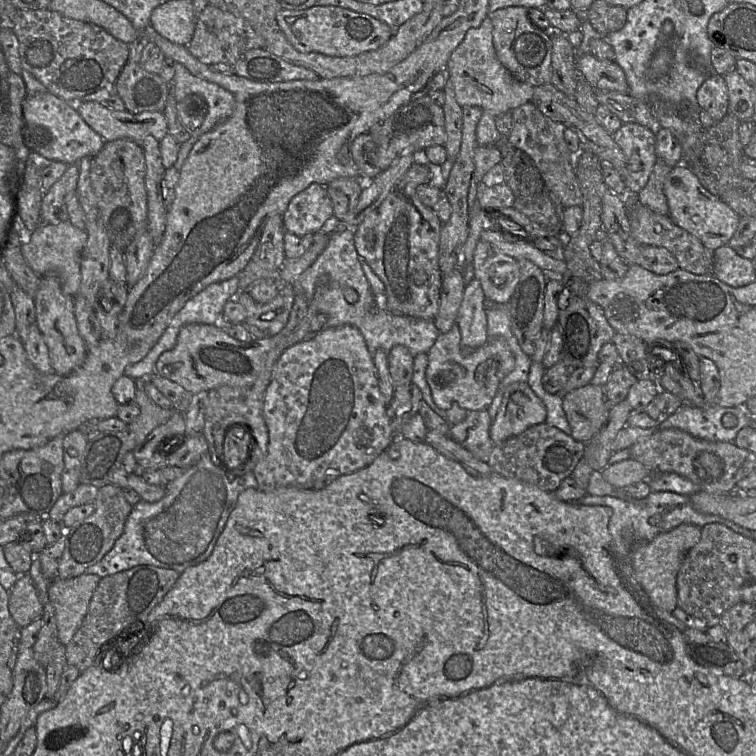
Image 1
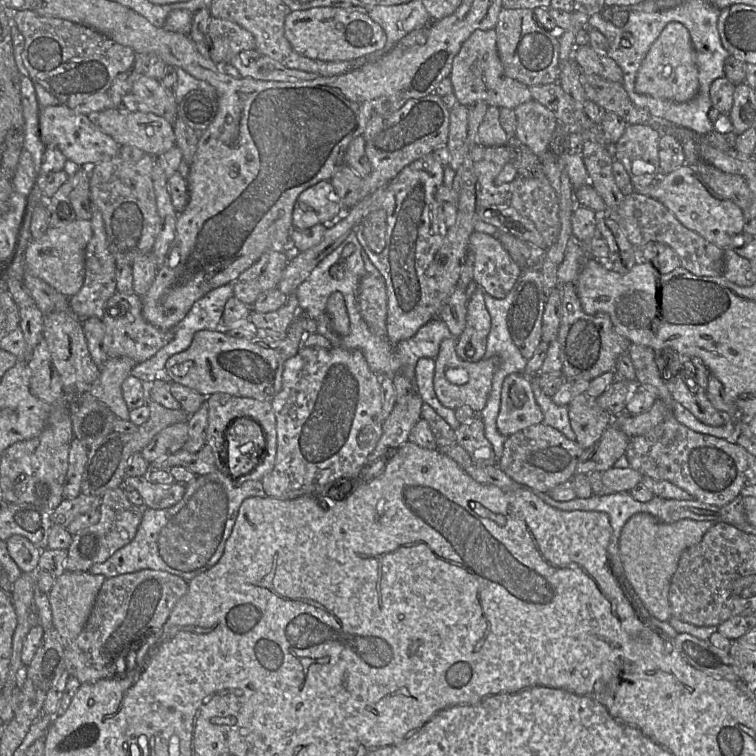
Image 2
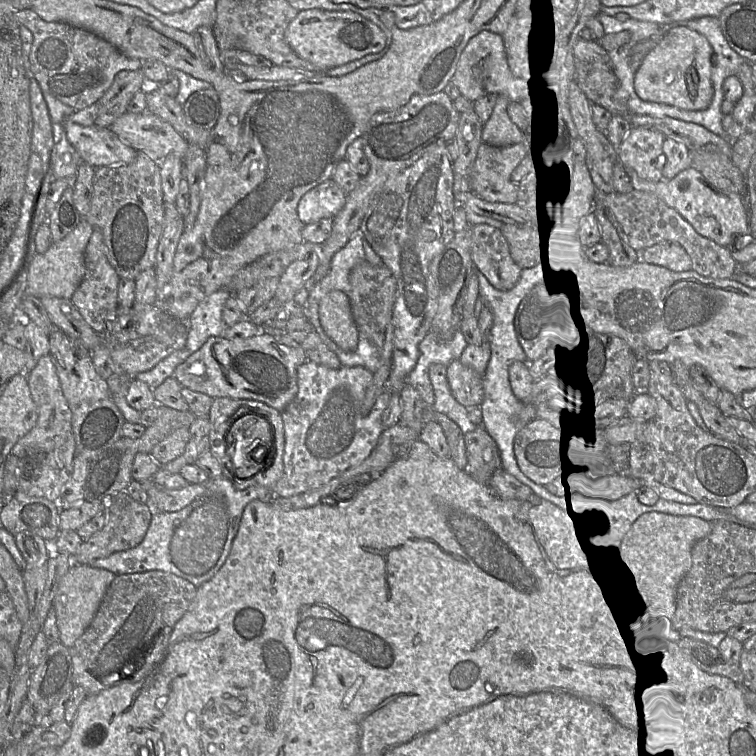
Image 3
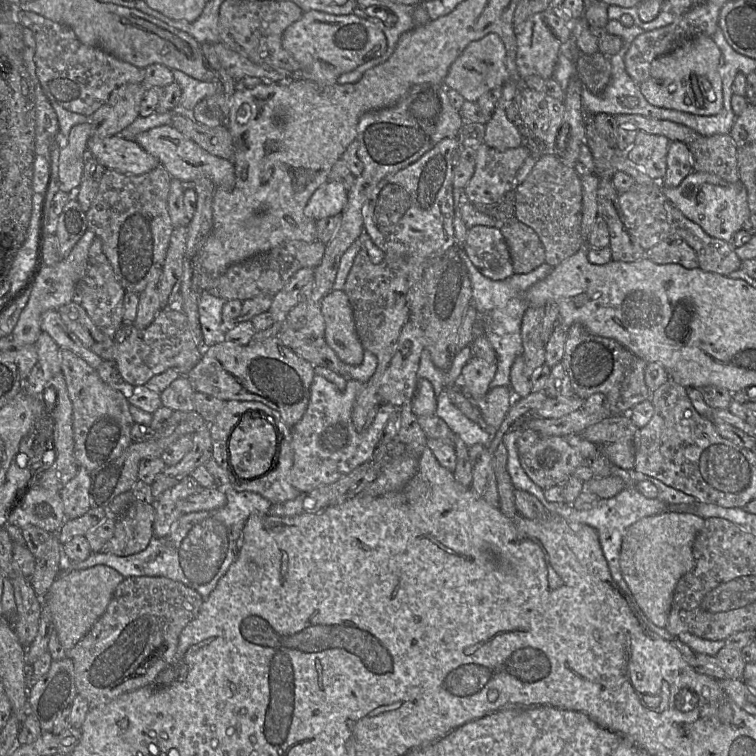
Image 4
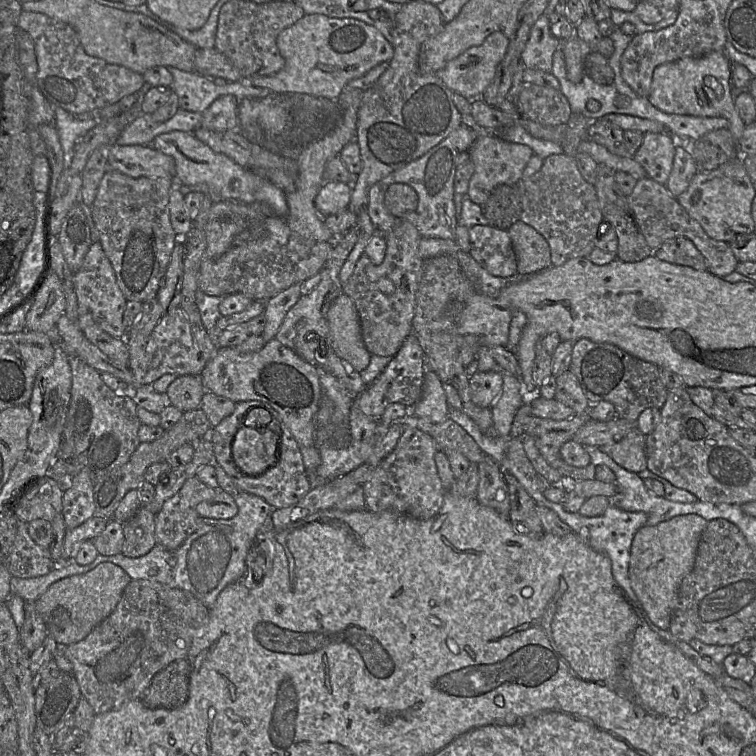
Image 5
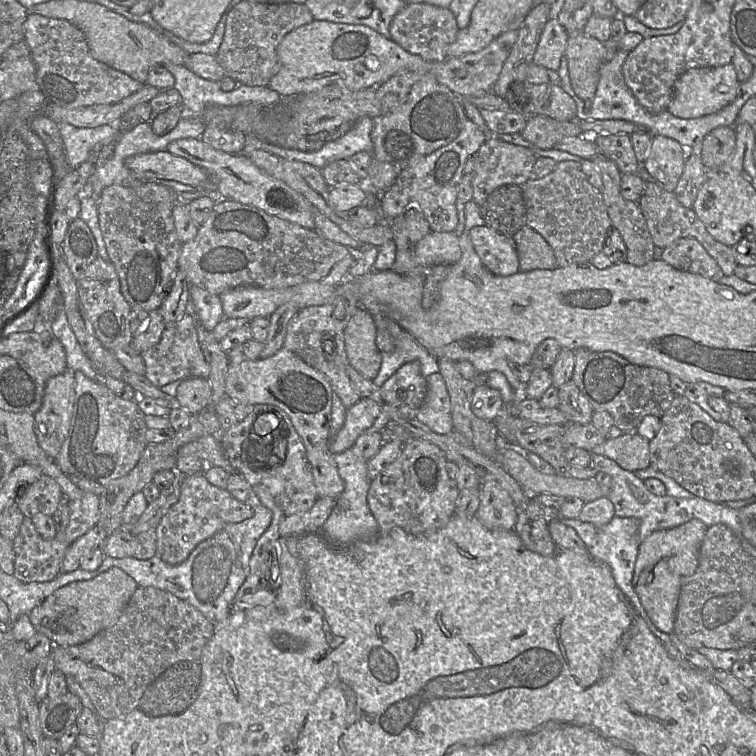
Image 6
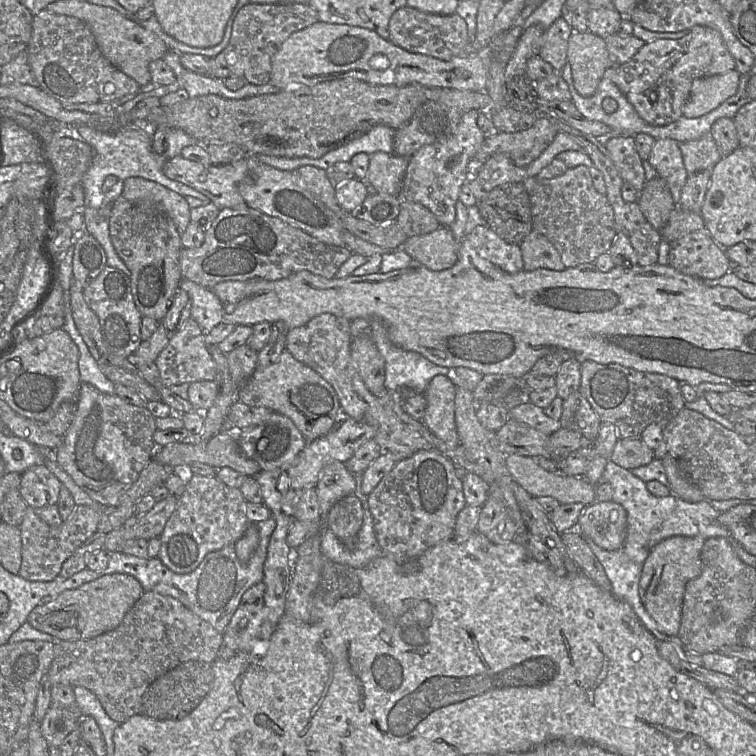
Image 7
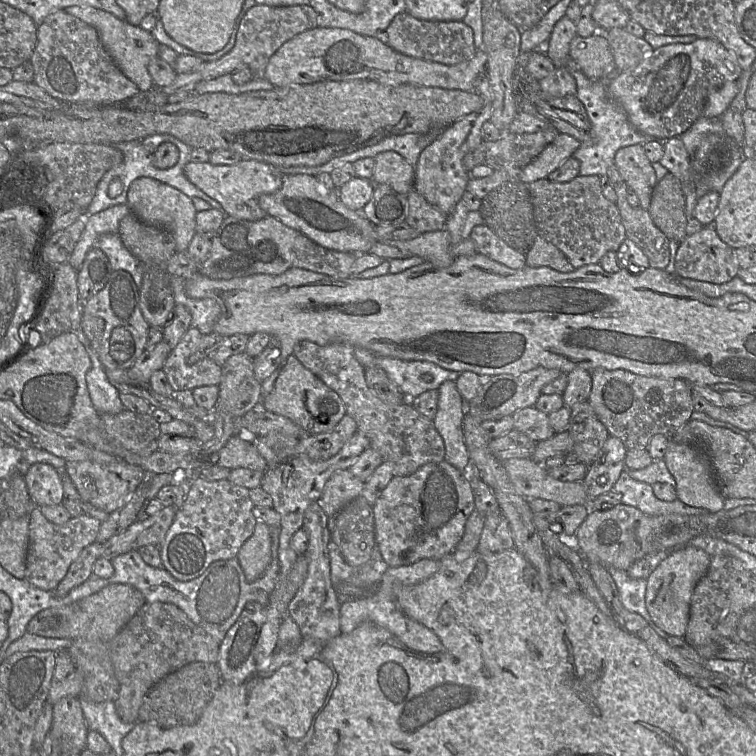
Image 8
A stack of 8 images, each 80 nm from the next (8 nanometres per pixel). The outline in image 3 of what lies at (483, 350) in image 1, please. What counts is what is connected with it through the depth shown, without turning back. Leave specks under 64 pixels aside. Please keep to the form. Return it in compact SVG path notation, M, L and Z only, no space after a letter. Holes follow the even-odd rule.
M457 359L446 366L446 379L452 396L460 405L468 410L480 408L484 399L483 376Z

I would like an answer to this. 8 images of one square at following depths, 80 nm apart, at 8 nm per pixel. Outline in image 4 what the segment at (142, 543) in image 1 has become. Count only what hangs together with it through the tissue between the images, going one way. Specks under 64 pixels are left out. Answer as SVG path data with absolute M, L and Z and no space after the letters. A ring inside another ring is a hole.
M230 487L222 490L226 497L227 503L224 507L205 510L199 512L190 512L181 516L171 526L171 530L167 536L153 536L147 548L139 553L130 556L118 556L115 554L107 554L102 552L92 552L91 555L84 561L79 563L64 562L61 573L71 570L83 570L97 565L106 565L117 570L122 576L127 577L166 577L185 584L186 586L196 590L206 599L215 589L218 581L224 576L230 565L236 560L242 532L245 523L251 514L268 514L271 507L271 502L254 492L238 492Z

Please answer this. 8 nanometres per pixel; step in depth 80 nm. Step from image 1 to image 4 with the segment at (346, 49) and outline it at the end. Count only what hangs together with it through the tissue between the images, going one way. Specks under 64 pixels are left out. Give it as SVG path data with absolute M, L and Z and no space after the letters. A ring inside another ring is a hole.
M311 10L304 12L300 19L286 28L282 36L282 46L299 62L299 77L330 85L336 83L342 74L354 70L372 58L382 56L387 49L387 39L382 30L373 23L356 15L334 15Z

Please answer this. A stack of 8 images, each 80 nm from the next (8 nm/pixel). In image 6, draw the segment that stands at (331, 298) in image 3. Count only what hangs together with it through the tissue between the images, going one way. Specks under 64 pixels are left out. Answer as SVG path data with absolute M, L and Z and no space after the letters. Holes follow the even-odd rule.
M355 307L344 330L345 348L352 367L372 381L381 367L382 355L376 346L375 322L368 311Z

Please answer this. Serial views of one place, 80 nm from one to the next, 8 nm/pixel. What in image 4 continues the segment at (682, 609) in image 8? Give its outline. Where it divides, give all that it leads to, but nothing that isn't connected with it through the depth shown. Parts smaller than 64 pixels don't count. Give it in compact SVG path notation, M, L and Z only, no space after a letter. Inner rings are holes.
M664 511L630 525L622 539L620 568L631 594L631 603L648 620L665 628L679 579L694 567L693 544L705 525L701 516Z

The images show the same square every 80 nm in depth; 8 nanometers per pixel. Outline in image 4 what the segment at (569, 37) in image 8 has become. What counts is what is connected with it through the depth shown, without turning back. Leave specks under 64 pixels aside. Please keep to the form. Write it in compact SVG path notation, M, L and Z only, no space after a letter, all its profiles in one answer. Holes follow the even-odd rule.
M541 13L529 16L515 29L516 36L516 64L520 79L536 75L542 78L553 77L559 54L562 52L562 43L547 27Z

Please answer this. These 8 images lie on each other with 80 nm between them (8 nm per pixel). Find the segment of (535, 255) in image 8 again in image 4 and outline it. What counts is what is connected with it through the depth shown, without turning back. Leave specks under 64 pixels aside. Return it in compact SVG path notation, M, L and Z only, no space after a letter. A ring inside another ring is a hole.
M515 217L498 226L507 243L515 274L526 274L545 263L545 249L537 233Z

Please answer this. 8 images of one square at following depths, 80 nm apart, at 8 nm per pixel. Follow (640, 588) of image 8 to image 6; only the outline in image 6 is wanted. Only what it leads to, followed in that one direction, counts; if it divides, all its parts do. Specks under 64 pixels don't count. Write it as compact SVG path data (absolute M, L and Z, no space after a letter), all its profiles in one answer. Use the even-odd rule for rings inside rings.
M548 511L550 517L559 519L562 523L572 527L585 543L588 552L595 559L609 565L615 583L632 603L639 615L645 619L648 616L632 584L635 563L639 549L638 529L640 521L634 517L619 517L615 515L607 524L596 526L579 518L564 518L558 511Z

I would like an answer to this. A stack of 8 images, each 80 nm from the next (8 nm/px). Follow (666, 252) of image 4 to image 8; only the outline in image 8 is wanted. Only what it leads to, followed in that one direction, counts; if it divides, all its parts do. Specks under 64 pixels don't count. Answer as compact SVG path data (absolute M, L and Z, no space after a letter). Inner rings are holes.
M713 225L703 226L679 243L674 260L676 276L714 284L726 283L737 276L740 268L733 251L733 248L721 240Z

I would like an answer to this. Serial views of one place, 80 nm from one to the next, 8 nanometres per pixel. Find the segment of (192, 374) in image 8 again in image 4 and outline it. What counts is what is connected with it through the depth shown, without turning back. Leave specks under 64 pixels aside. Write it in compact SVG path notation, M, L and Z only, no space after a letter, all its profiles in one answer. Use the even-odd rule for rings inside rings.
M160 309L145 329L123 323L112 340L115 367L121 378L134 387L146 385L153 376L168 369L176 369L180 375L186 376L201 360L203 351L196 345L182 309Z

